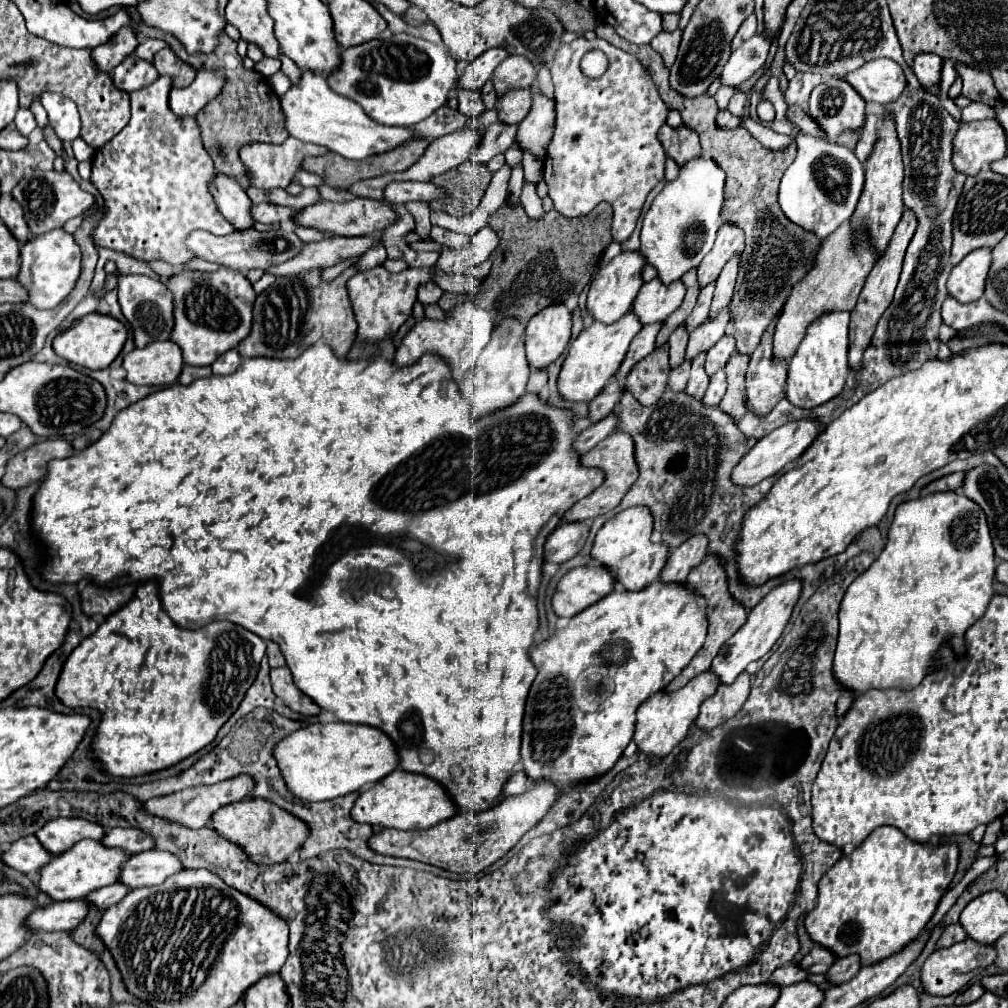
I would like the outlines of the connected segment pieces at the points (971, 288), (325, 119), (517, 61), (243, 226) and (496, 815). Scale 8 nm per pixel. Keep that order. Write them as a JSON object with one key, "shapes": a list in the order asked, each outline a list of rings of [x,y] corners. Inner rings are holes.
{"shapes":[[[[977,249],[953,267],[947,281],[949,295],[959,303],[971,303],[983,297],[985,279],[991,267],[991,249]]],[[[303,71],[303,77],[299,83],[295,83],[283,97],[281,97],[281,109],[287,117],[285,127],[291,137],[315,145],[323,145],[333,153],[339,153],[347,159],[363,161],[373,155],[381,155],[385,151],[391,151],[411,139],[417,139],[419,135],[413,129],[407,127],[387,127],[381,123],[375,123],[355,101],[335,93],[325,77],[319,77],[319,73],[307,73]]],[[[509,55],[495,69],[495,73],[493,73],[493,87],[495,87],[497,97],[503,97],[511,89],[531,87],[535,77],[537,77],[537,71],[525,57]]],[[[215,175],[215,185],[211,185],[211,193],[215,197],[215,203],[221,211],[221,215],[237,231],[247,231],[253,227],[253,223],[255,223],[255,219],[251,217],[253,203],[247,197],[247,193],[239,181],[235,181],[231,177]]],[[[533,781],[529,791],[519,797],[507,797],[499,805],[483,813],[461,813],[453,815],[447,821],[437,823],[435,827],[421,829],[421,831],[397,831],[397,829],[383,829],[373,833],[367,841],[369,849],[381,855],[391,857],[405,857],[415,859],[421,863],[429,863],[441,867],[451,873],[477,873],[493,865],[501,859],[555,803],[559,791],[549,781]],[[477,843],[481,843],[481,853]]]]}

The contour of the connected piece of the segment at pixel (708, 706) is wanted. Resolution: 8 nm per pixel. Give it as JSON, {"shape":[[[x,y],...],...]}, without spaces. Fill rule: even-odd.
{"shape":[[[743,673],[739,675],[731,685],[721,685],[717,687],[715,695],[709,697],[703,705],[701,711],[695,719],[695,725],[699,729],[713,729],[731,719],[745,703],[749,697],[749,675]]]}

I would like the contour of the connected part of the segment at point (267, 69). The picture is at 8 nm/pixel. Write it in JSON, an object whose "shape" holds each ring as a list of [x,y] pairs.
{"shape":[[[263,57],[263,61],[255,65],[255,71],[263,73],[263,75],[269,79],[271,75],[275,75],[275,73],[279,71],[279,67],[281,67],[281,65],[279,65],[279,61],[277,61],[277,59],[269,59],[269,57]]]}

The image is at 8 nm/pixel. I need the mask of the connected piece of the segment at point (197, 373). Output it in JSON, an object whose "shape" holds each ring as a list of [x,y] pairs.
{"shape":[[[185,365],[183,371],[181,371],[181,377],[179,377],[179,383],[181,385],[189,385],[195,379],[201,379],[201,377],[211,377],[211,367],[191,367],[191,365]]]}

